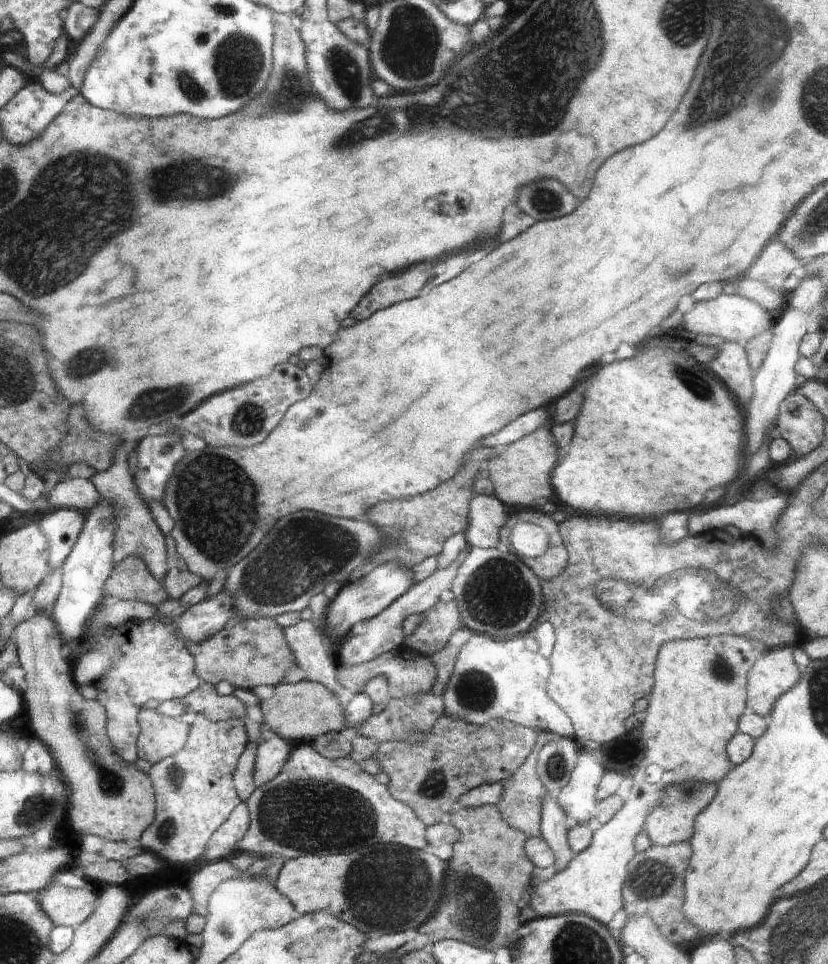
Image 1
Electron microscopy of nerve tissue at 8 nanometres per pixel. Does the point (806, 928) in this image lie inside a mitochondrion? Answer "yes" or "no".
yes

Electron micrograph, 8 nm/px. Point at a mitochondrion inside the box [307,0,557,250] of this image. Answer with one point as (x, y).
(409, 49)

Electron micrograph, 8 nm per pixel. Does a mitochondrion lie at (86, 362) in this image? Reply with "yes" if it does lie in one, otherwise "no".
yes

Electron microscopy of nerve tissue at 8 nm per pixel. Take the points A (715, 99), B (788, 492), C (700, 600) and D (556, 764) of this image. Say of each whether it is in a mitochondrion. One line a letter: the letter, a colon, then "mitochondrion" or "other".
A: mitochondrion
B: other
C: mitochondrion
D: mitochondrion

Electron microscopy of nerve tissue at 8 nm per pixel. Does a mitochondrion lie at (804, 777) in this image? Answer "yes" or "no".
no

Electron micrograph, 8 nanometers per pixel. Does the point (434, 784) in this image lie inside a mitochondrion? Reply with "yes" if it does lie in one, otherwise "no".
yes

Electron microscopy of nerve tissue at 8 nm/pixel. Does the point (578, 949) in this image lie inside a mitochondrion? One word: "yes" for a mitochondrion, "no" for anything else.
yes

